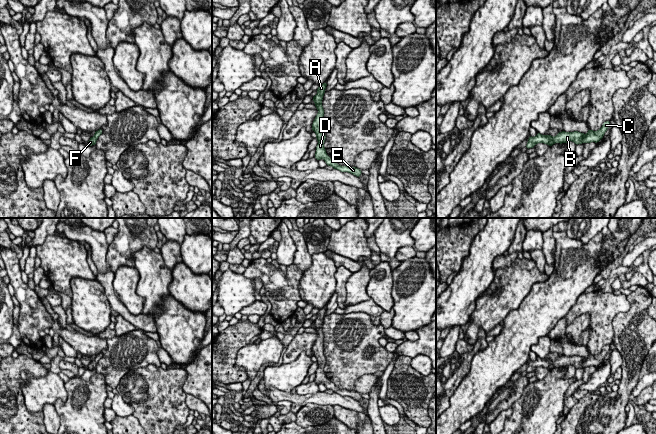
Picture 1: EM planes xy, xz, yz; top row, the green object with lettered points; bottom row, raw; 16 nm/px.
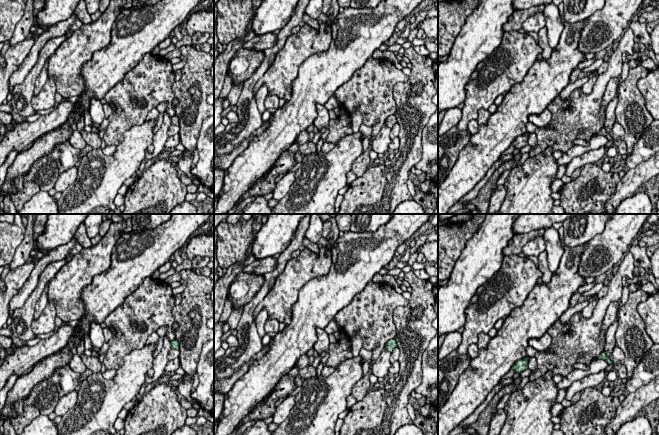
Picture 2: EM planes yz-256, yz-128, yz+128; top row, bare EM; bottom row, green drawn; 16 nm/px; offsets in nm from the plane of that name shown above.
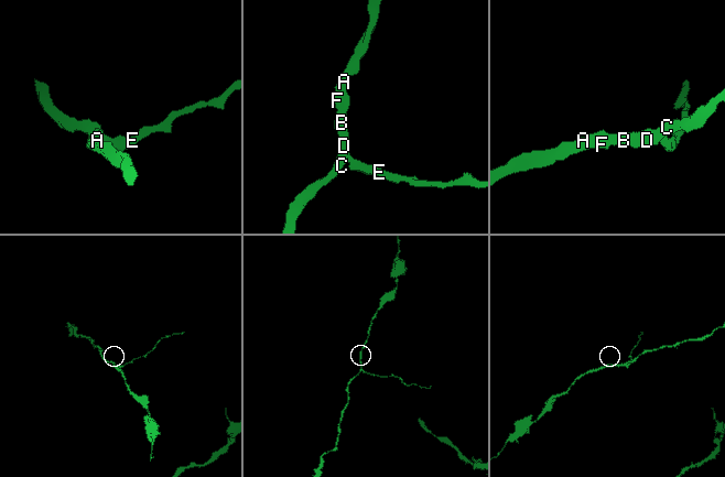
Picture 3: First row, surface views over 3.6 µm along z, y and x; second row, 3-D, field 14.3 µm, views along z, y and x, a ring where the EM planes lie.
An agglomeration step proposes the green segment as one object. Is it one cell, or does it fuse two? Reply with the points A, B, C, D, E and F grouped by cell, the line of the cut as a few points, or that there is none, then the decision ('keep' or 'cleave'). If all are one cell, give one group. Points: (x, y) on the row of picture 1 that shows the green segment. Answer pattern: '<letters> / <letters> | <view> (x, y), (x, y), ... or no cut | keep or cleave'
A B C D E F | no cut | keep

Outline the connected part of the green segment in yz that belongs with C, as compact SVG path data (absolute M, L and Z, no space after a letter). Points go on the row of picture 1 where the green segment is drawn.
M606 121L603 123L602 127L597 131L592 131L591 129L588 130L587 134L583 134L578 131L574 132L559 132L555 137L552 137L551 135L542 135L540 133L537 133L535 137L530 136L528 139L528 143L526 145L526 148L533 148L537 143L544 143L549 146L552 146L554 143L568 143L569 141L573 141L576 145L581 143L591 143L591 142L599 142L605 132L607 131L608 127L610 126L610 121Z

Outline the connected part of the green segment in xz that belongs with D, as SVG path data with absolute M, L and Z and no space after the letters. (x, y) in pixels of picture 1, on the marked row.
M324 82L322 85L319 85L317 91L318 93L313 97L313 101L315 102L315 106L317 107L318 114L316 115L313 124L312 124L312 131L316 133L316 138L318 140L318 144L316 147L315 158L316 160L324 159L327 166L332 166L334 169L337 169L341 172L348 172L357 177L360 177L362 174L361 170L356 167L348 167L348 166L340 166L338 165L334 159L330 158L326 150L324 148L324 142L326 139L324 125L323 125L323 116L324 116L324 109L322 106L322 100L325 93L325 88L327 83Z

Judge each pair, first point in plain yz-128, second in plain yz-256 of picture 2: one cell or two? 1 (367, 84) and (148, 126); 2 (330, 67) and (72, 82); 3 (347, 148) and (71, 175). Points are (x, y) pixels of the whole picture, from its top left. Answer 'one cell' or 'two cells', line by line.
1: two cells
2: two cells
3: two cells

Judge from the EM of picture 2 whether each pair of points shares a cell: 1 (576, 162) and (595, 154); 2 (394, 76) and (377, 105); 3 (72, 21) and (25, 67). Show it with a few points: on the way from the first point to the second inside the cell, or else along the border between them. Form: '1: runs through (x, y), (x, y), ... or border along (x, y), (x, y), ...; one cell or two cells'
1: runs through (581, 160), (590, 157); one cell
2: runs through (387, 83), (377, 93), (377, 98); one cell
3: runs through (58, 29), (49, 33), (38, 44), (34, 53); one cell

